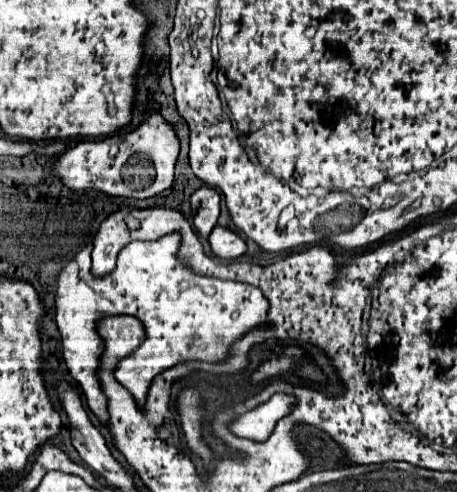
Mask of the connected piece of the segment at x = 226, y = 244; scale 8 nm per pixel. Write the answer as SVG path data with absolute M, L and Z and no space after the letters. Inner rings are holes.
M216 226L212 230L212 234L208 236L208 242L214 256L218 256L220 260L236 260L246 252L244 240L236 232L222 226Z

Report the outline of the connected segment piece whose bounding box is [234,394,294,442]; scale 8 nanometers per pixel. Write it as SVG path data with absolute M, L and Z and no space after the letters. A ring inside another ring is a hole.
M286 394L272 396L266 404L258 406L254 412L248 412L240 416L234 422L234 434L244 436L250 440L266 440L274 428L274 422L278 422L286 412L290 412L292 398Z

